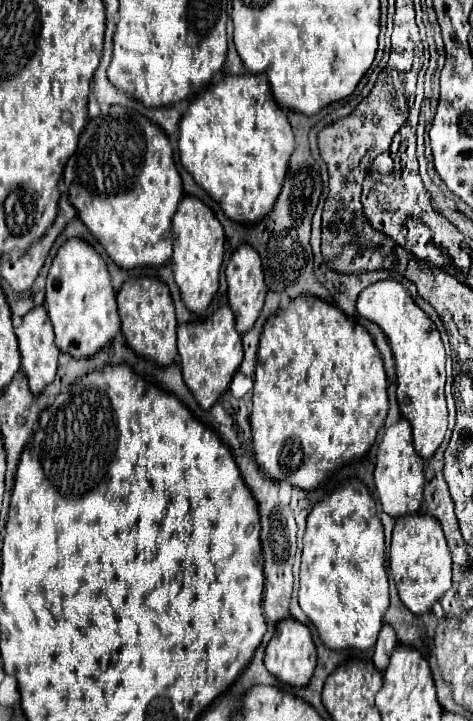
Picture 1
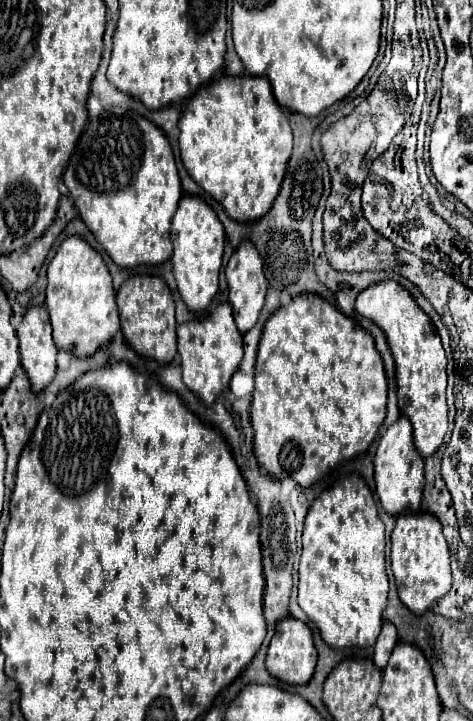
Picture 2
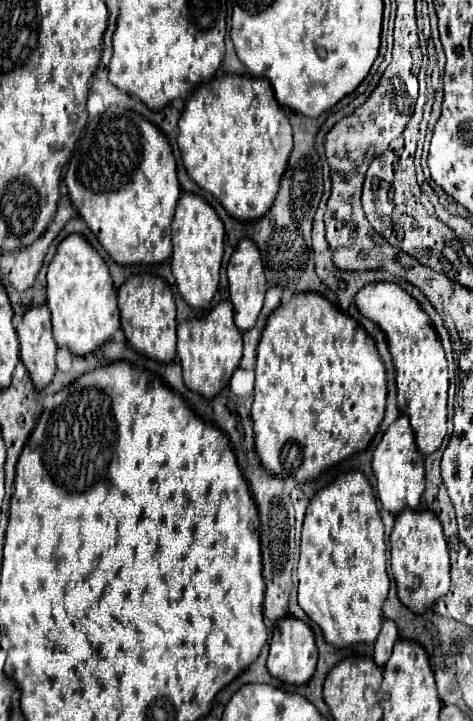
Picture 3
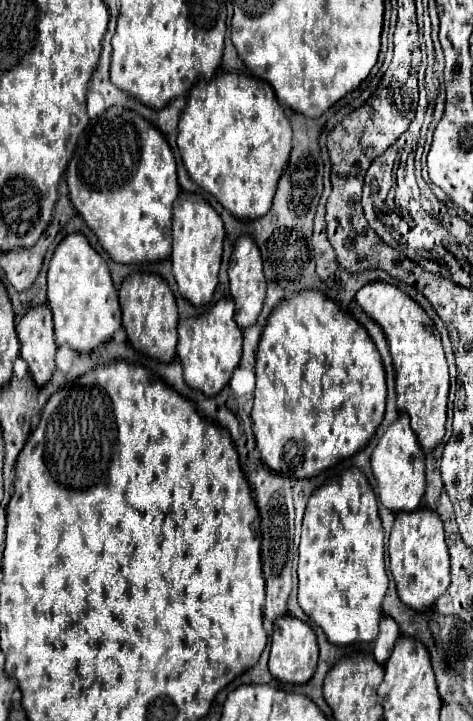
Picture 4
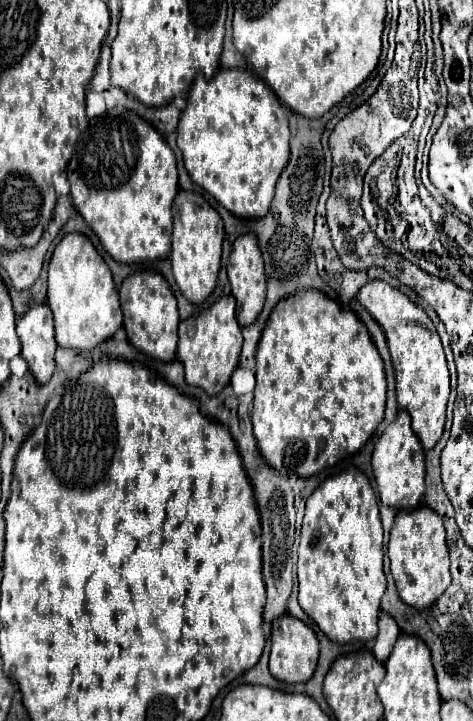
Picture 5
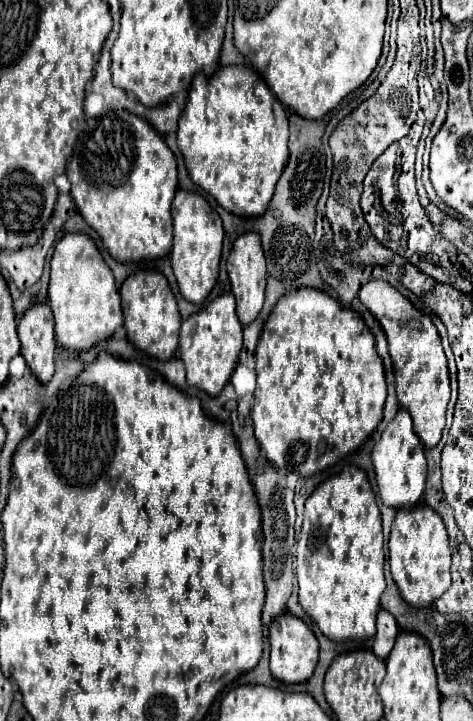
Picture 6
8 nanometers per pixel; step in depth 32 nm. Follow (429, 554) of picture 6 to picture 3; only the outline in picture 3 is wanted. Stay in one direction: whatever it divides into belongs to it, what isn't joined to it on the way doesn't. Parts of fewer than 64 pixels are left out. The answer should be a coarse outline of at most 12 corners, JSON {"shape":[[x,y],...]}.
{"shape":[[400,512],[390,566],[400,600],[426,612],[450,590],[442,524]]}

